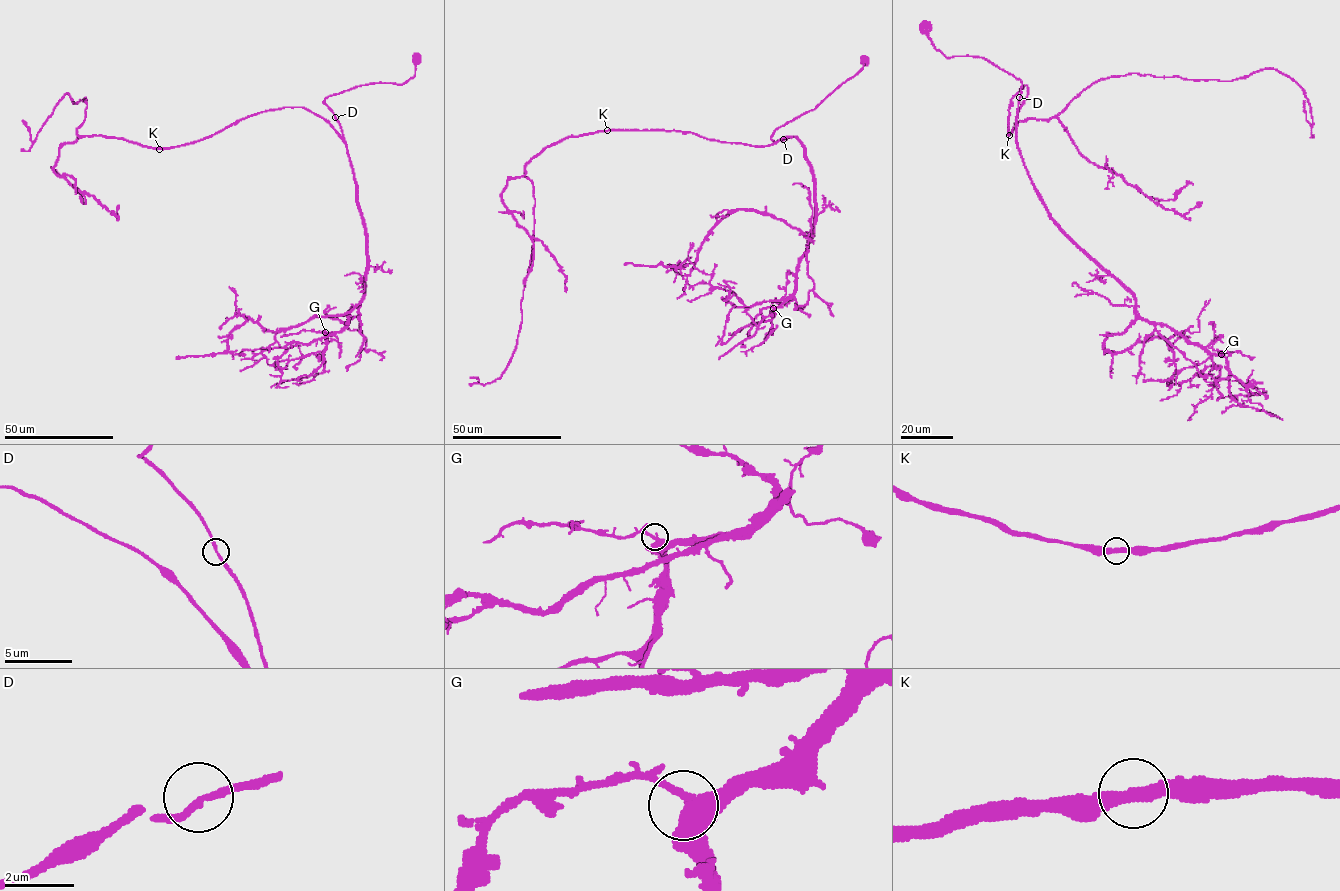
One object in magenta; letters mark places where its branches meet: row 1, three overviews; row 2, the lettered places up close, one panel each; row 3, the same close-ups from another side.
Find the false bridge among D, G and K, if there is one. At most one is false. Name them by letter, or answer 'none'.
none

